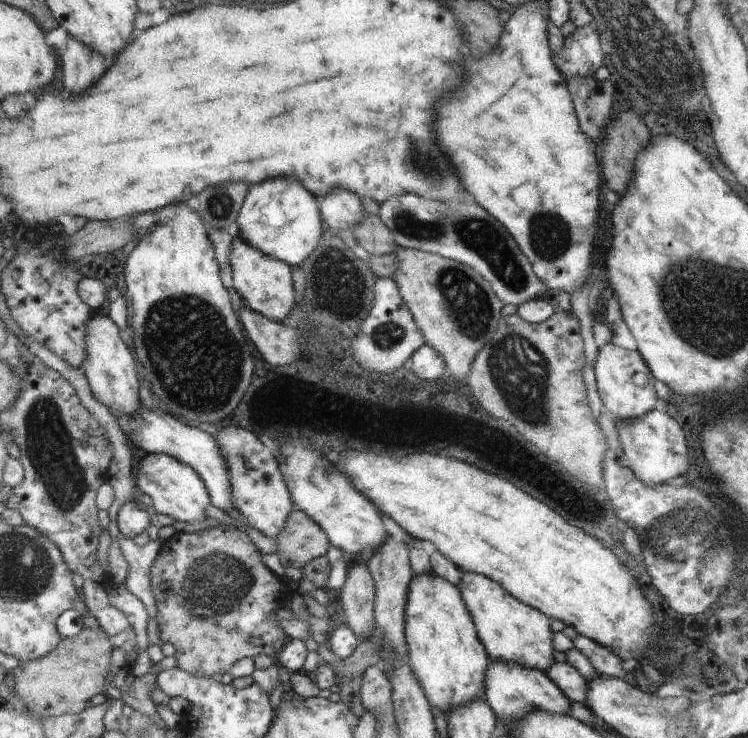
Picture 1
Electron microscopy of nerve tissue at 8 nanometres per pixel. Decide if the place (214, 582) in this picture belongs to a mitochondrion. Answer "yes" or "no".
yes

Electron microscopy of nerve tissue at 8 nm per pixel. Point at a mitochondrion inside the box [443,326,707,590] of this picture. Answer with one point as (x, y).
(517, 370)

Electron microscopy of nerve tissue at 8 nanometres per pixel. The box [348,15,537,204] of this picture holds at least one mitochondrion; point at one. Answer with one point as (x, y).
(426, 164)

